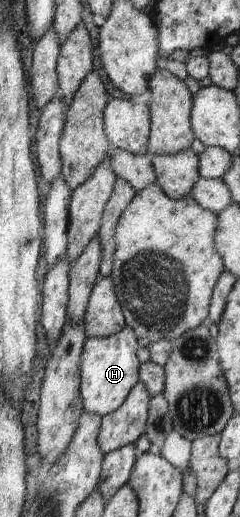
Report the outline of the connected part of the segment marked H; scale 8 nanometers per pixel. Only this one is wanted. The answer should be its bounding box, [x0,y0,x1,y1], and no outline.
[80,326,140,418]

